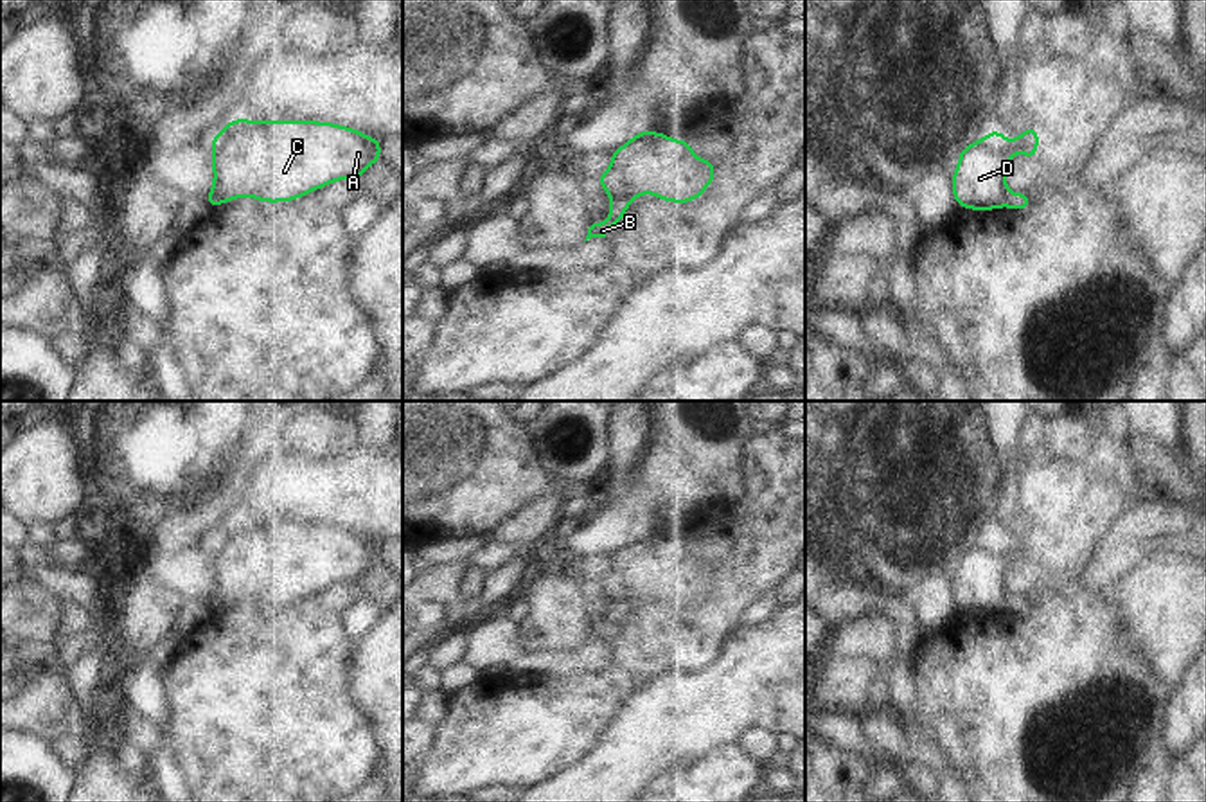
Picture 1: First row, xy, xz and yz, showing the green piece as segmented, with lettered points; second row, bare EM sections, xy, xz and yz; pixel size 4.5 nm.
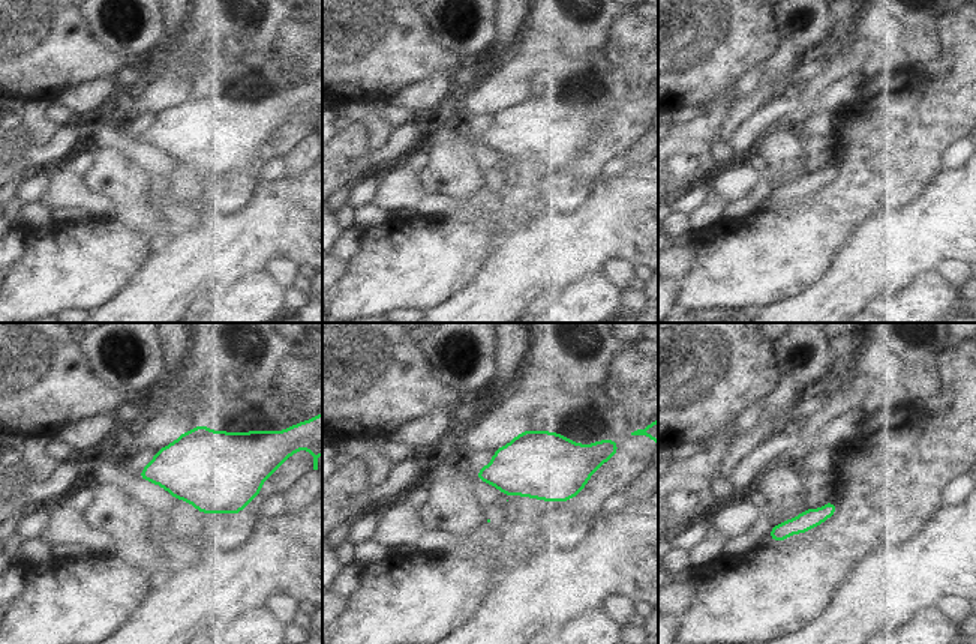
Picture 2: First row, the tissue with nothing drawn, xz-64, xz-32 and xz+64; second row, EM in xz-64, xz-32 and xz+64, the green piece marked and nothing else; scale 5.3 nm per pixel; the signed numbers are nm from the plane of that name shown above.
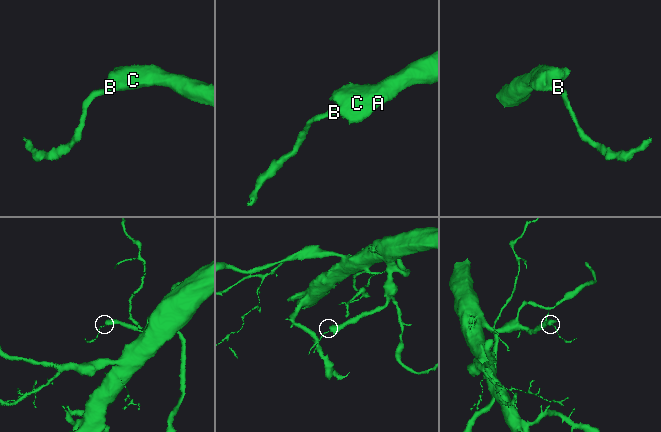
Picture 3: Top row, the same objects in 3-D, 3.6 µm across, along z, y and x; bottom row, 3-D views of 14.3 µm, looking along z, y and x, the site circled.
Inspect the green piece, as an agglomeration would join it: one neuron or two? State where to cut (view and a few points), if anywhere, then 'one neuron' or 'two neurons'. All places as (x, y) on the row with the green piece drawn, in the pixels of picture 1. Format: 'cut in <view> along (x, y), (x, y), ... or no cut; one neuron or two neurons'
cut in xz along (611, 200), (620, 196), (629, 200); two neurons

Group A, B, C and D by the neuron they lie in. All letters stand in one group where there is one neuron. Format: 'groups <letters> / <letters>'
groups A C D / B

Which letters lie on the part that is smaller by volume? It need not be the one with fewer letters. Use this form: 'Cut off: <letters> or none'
Cut off: B

